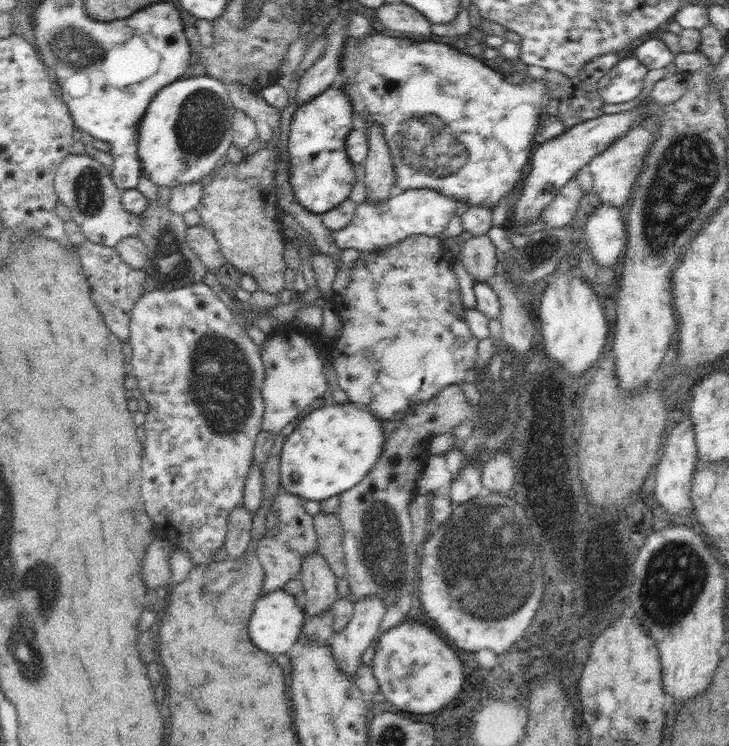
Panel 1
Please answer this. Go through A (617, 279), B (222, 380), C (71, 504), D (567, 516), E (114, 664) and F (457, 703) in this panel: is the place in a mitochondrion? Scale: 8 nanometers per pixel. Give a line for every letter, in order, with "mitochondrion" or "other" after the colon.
A: other
B: mitochondrion
C: other
D: other
E: other
F: other

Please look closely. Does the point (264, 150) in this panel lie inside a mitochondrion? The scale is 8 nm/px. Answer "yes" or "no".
no

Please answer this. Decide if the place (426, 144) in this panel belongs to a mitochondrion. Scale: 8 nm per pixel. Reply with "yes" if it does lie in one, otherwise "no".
yes

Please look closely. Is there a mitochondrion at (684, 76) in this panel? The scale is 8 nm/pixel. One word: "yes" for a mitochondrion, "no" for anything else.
no

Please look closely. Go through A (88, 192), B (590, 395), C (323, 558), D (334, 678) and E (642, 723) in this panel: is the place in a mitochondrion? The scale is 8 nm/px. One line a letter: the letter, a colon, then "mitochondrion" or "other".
A: mitochondrion
B: other
C: other
D: other
E: mitochondrion

